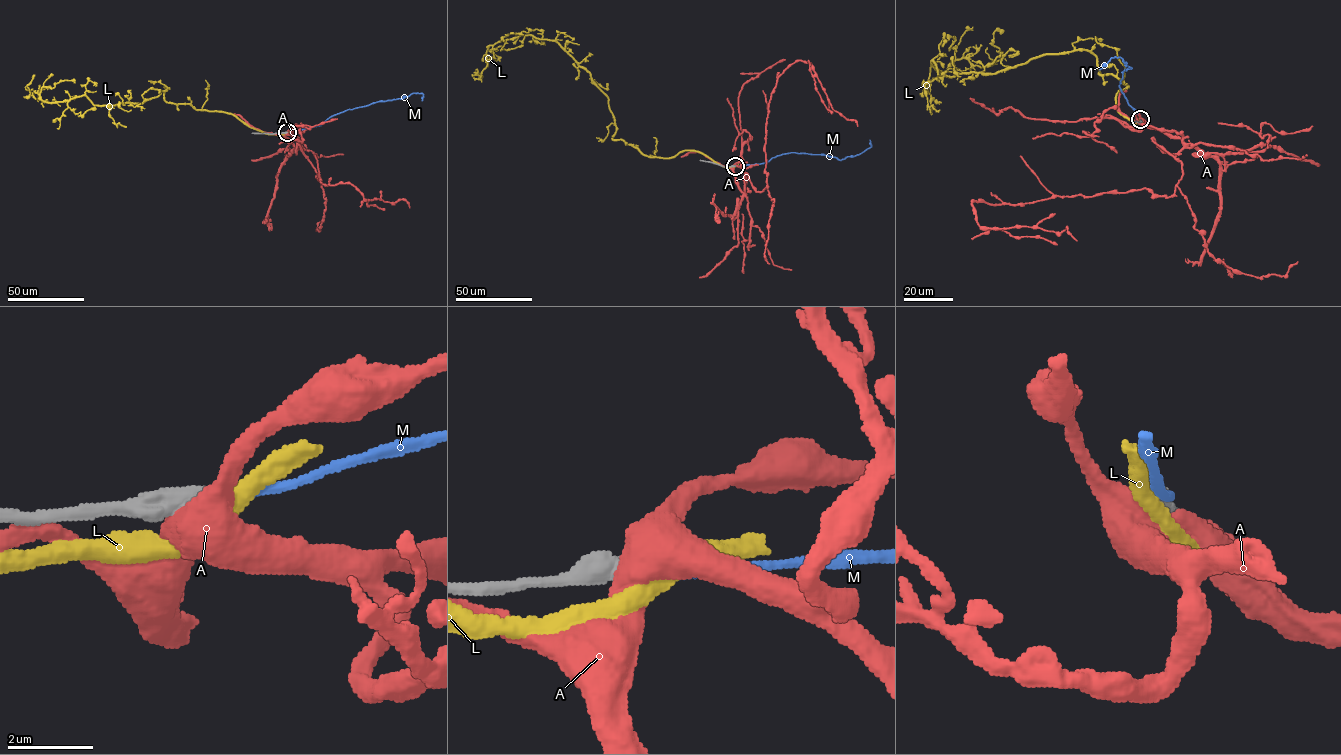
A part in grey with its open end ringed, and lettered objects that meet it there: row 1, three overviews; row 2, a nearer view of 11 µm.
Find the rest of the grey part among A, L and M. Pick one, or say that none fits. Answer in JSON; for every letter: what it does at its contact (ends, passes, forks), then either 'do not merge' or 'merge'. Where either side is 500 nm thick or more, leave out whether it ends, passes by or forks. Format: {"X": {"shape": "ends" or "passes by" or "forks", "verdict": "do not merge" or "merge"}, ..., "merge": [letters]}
{"A": {"verdict": "do not merge"}, "L": {"shape": "passes by", "verdict": "do not merge"}, "M": {"verdict": "do not merge"}, "merge": []}

